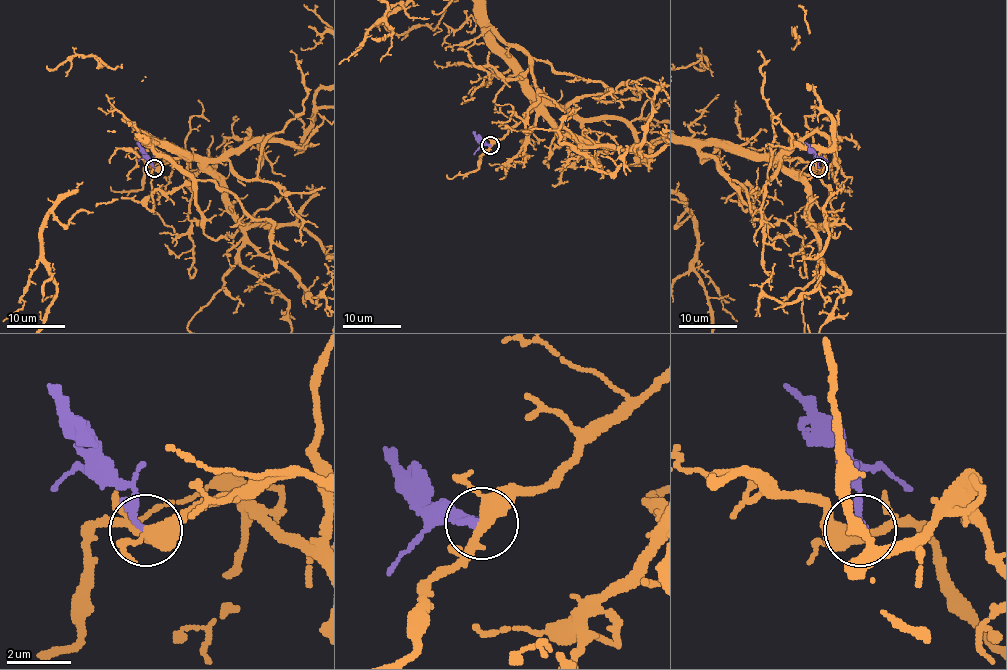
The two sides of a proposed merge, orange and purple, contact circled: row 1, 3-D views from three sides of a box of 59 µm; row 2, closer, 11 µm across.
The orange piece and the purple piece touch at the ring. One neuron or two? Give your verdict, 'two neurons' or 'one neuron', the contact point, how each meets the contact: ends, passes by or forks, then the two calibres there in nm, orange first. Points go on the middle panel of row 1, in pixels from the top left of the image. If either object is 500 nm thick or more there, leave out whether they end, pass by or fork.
two neurons; at (490, 145); orange forks there; purple ends there; 340 nm thick on the orange side, 220 nm on the other

